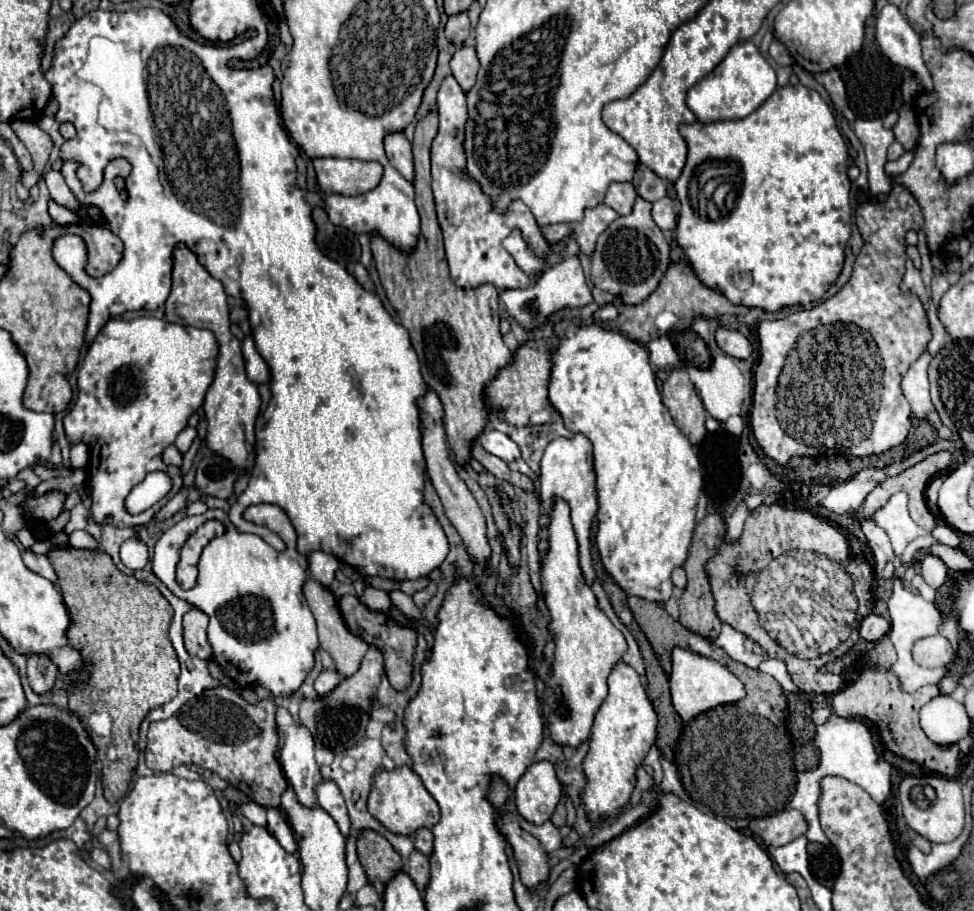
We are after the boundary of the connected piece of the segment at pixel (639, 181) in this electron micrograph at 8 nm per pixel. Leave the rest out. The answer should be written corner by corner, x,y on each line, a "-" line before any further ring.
641,163
635,171
633,185
637,194
649,203
663,199
667,194
666,182

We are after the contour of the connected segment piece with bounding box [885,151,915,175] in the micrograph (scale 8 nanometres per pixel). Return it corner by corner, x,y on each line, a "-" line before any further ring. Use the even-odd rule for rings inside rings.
907,151
907,153
905,153
905,155
901,155
897,161
887,163
887,165
885,165
887,175
899,175
899,173
903,173
903,171
911,165
913,157
915,157
915,153
913,153
913,151

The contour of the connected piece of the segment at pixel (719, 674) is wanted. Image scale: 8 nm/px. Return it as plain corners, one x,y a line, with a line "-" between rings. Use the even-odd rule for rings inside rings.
681,647
673,649
673,673
671,673
669,681
671,681
673,707
685,723
707,709
713,709
717,705
725,705
725,703
735,703
745,697
743,683
731,671
727,671
717,661
711,661
707,657
701,657
697,653
693,653
689,649
681,649

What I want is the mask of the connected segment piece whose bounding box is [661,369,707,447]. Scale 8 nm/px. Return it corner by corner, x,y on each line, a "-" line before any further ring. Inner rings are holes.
673,369
661,389
663,405
669,409
675,425
687,435
687,439
697,447
705,435
707,411
689,379
681,369

